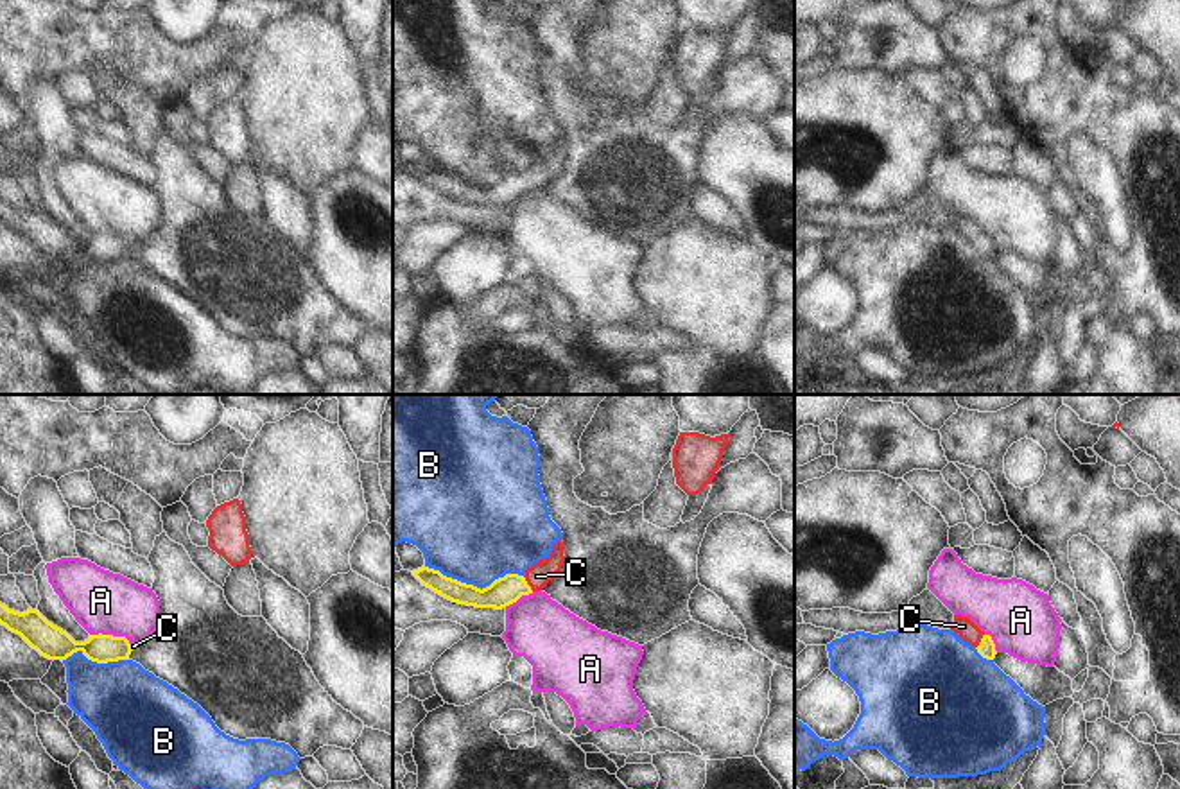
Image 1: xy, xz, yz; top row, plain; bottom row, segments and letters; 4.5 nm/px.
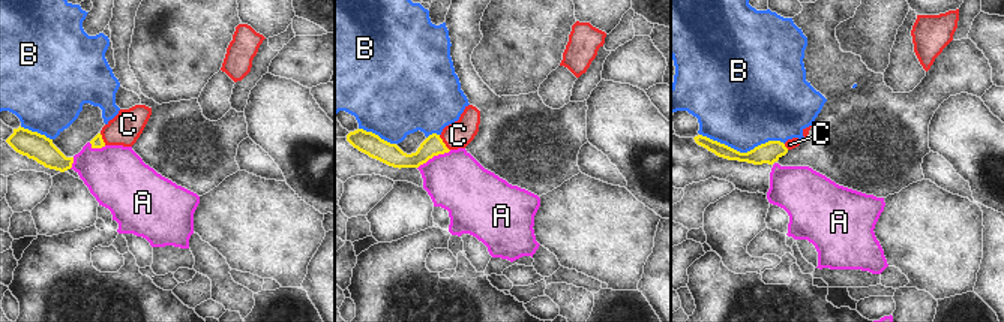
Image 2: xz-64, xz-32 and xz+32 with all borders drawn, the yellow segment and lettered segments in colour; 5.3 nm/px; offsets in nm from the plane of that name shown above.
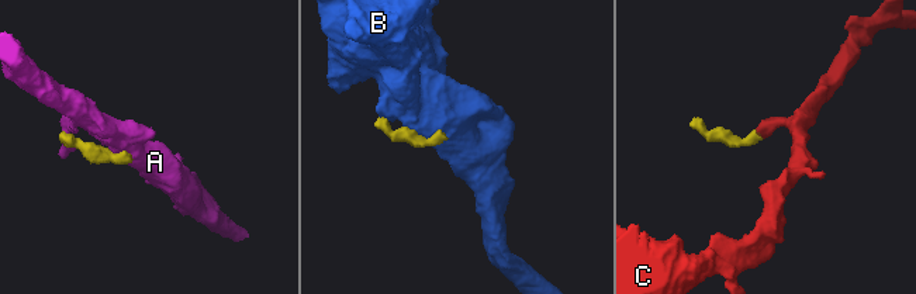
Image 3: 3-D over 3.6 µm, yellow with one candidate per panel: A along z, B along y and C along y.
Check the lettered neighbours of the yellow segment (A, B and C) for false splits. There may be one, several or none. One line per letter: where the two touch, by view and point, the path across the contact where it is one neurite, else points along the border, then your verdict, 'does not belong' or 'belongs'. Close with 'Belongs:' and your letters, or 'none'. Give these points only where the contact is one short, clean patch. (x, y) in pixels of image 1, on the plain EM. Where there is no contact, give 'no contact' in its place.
A: meets yellow in xy at (112, 234); border along xy (90, 232), (122, 234), (130, 242); does not belong
B: meets yellow in xz at (472, 183); does not belong
C: meets yellow in xz at (526, 182); runs through xz (504, 189), (526, 182), (537, 174); belongs
Belongs: C

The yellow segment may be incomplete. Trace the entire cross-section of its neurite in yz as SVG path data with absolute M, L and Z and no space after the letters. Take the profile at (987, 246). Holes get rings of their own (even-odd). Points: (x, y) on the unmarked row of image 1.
M954 213L950 228L958 231L961 238L974 244L983 256L995 256L997 249L992 235L985 233L968 215Z

